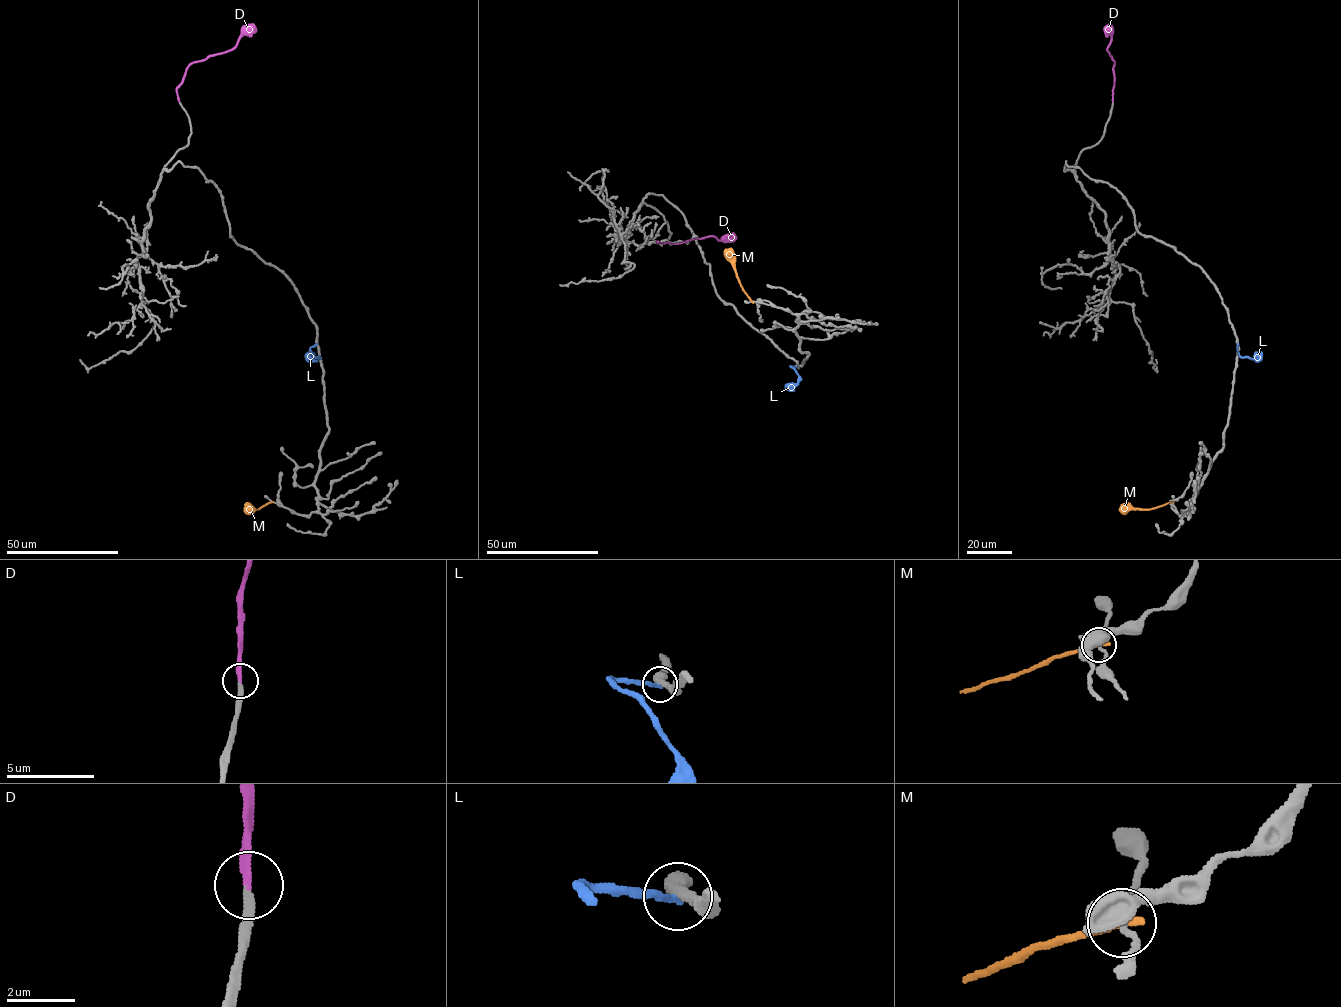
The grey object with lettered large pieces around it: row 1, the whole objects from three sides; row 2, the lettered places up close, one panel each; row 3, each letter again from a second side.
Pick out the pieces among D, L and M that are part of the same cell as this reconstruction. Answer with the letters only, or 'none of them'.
D

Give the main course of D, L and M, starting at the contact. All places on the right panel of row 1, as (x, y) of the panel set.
D: (1113, 101), (1114, 61), (1107, 50), (1111, 35), (1106, 27)
L: (1237, 344), (1237, 351), (1241, 357), (1256, 358), (1259, 355)
M: (1172, 502), (1154, 508), (1120, 511)

